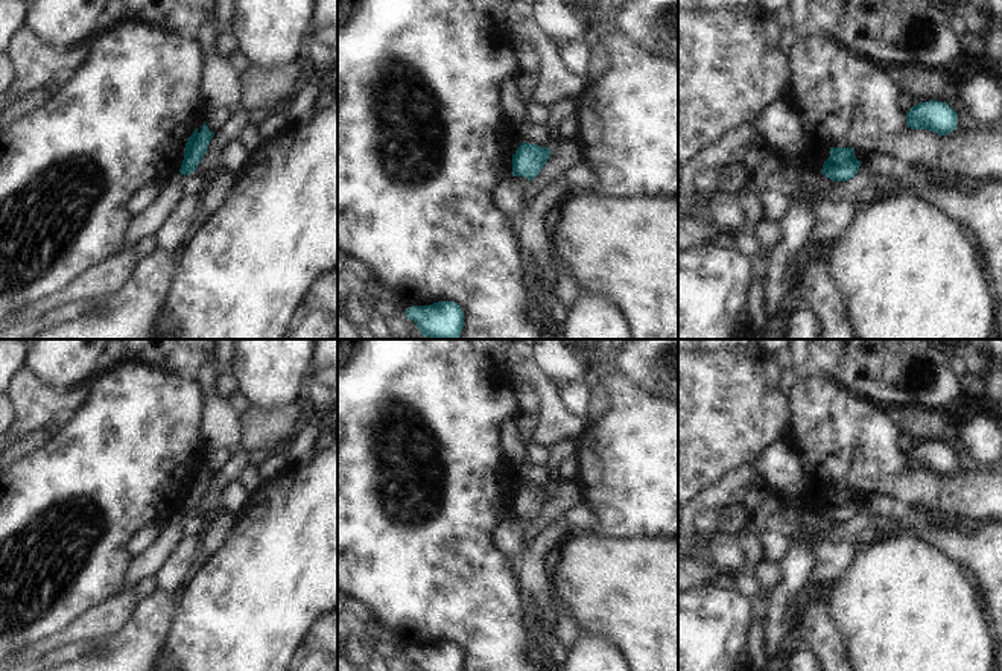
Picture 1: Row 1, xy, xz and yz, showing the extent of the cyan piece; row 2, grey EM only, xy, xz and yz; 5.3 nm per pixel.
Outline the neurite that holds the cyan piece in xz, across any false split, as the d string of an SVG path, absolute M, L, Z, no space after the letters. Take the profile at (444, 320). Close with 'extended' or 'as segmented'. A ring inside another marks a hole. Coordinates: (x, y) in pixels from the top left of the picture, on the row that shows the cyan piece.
M455 301L412 306L406 309L406 318L417 324L423 336L432 339L461 339L464 312Z; as segmented

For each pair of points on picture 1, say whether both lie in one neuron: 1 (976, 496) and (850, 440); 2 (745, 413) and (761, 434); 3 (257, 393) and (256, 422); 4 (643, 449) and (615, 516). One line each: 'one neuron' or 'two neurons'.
1: one neuron
2: one neuron
3: two neurons
4: one neuron

